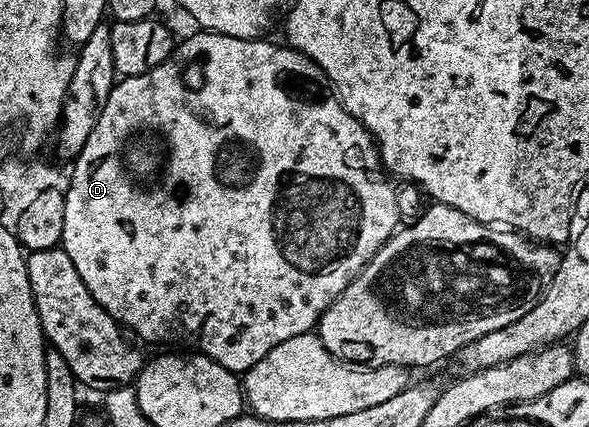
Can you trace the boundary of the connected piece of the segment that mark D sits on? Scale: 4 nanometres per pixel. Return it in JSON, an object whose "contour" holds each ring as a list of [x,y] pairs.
{"contour":[[[209,32],[197,33],[191,38],[184,39],[183,42],[181,39],[175,45],[173,52],[160,64],[156,64],[156,68],[136,76],[122,76],[115,81],[107,104],[100,112],[96,126],[88,136],[82,150],[73,159],[74,170],[69,171],[70,187],[65,192],[66,203],[64,204],[64,224],[60,249],[68,252],[68,260],[72,260],[72,264],[76,264],[76,272],[80,272],[80,280],[84,280],[88,292],[92,292],[94,299],[110,313],[115,322],[121,324],[127,331],[135,330],[140,337],[147,338],[150,342],[183,342],[186,345],[183,347],[193,348],[197,353],[210,357],[216,364],[222,365],[234,375],[242,376],[260,360],[264,360],[264,356],[268,356],[268,352],[272,352],[272,348],[276,348],[276,344],[284,344],[284,340],[292,340],[292,336],[311,333],[317,327],[318,317],[336,301],[340,292],[344,292],[344,288],[348,288],[348,284],[364,269],[368,260],[372,260],[372,256],[376,256],[379,248],[390,239],[395,230],[399,229],[398,194],[394,191],[393,184],[395,185],[395,183],[388,177],[387,171],[378,157],[378,145],[375,144],[374,137],[366,131],[364,124],[360,124],[360,120],[356,120],[356,116],[352,116],[339,104],[338,97],[334,93],[329,89],[285,90],[282,87],[282,78],[288,77],[289,74],[302,74],[305,72],[306,66],[308,67],[307,59],[297,50],[286,44],[277,46],[274,42],[262,42],[266,40],[258,38],[233,38]]]}

